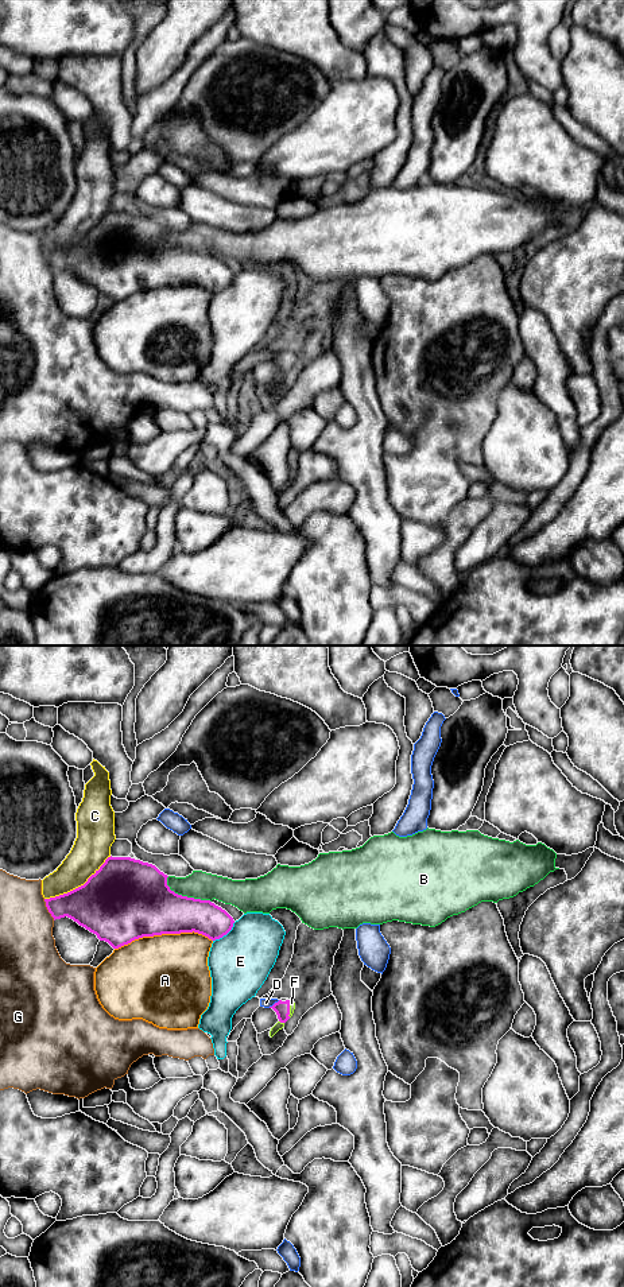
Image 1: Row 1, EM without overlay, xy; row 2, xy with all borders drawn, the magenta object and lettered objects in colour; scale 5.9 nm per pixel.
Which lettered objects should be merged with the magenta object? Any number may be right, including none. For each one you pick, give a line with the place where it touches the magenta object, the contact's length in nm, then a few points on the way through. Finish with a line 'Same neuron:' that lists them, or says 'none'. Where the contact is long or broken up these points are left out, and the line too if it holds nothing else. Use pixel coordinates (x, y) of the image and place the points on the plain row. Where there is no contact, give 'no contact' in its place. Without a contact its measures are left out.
F: contact xy (282, 375); length 40 nm; way xy (282, 361), (282, 375), (278, 379)
Same neuron: F

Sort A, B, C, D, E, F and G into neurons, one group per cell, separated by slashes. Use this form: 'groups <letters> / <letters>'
groups A / B / C / D / E / F / G

